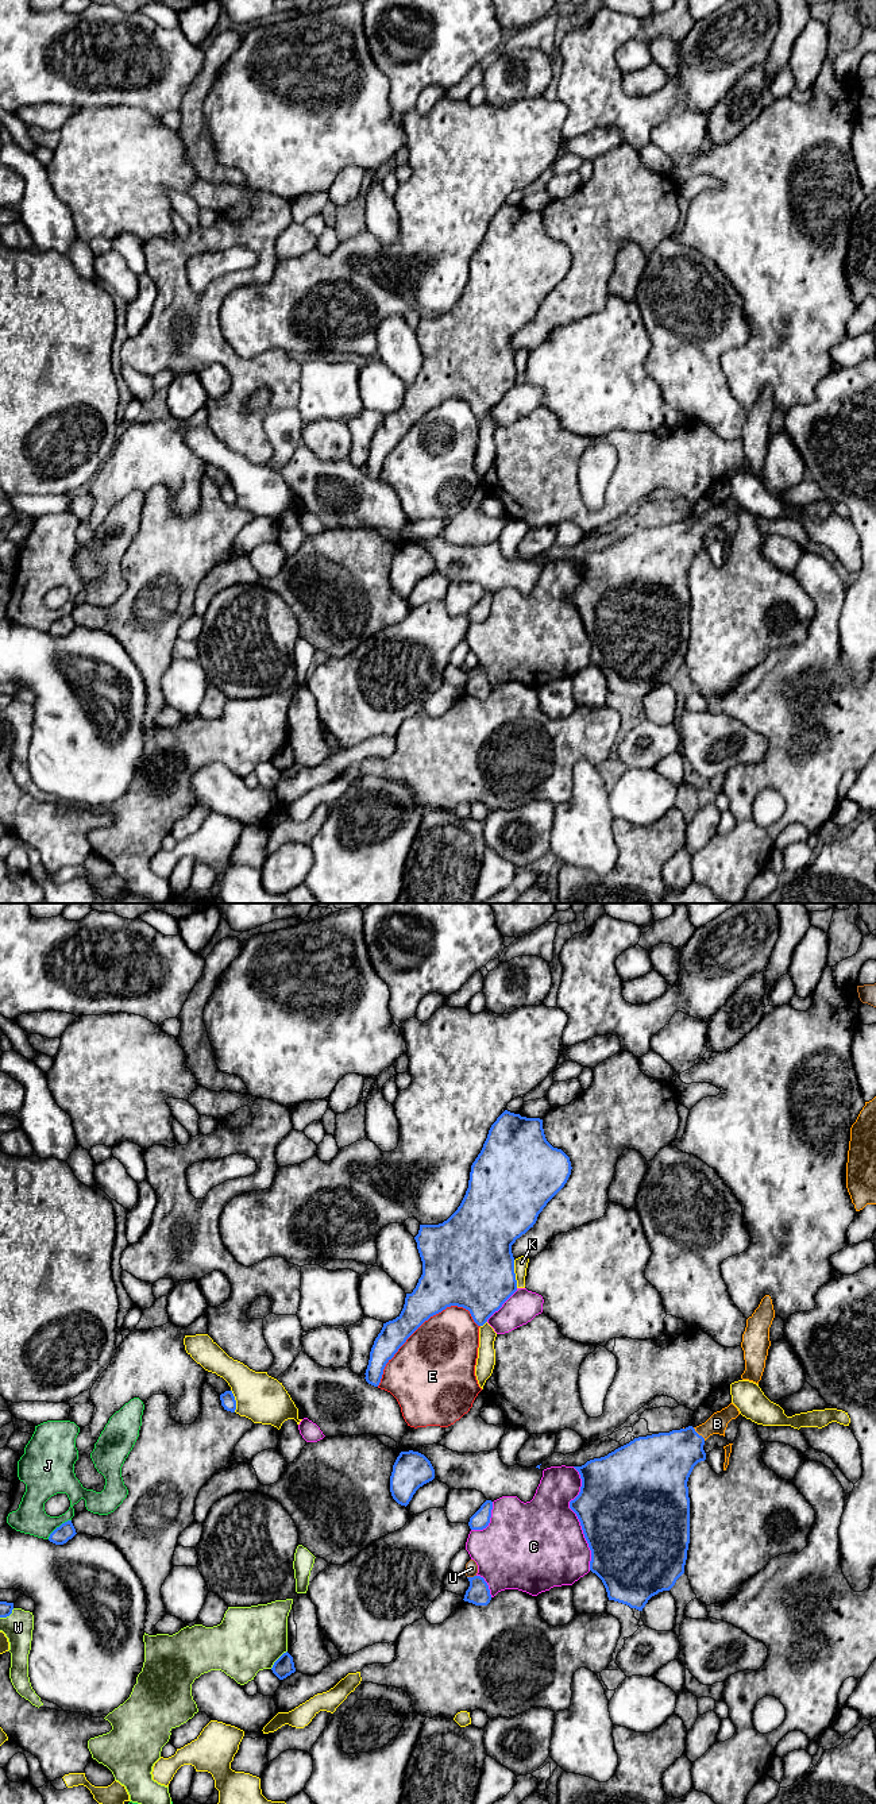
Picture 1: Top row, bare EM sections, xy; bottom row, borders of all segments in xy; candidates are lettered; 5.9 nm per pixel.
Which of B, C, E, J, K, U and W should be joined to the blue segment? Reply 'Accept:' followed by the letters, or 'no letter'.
Accept: B

